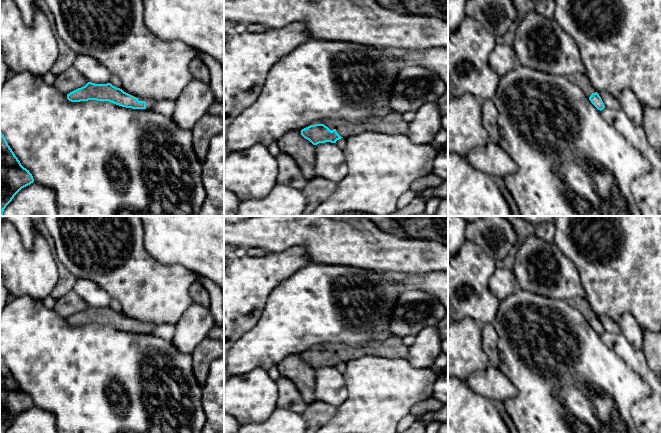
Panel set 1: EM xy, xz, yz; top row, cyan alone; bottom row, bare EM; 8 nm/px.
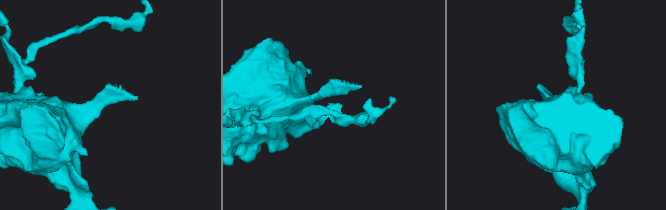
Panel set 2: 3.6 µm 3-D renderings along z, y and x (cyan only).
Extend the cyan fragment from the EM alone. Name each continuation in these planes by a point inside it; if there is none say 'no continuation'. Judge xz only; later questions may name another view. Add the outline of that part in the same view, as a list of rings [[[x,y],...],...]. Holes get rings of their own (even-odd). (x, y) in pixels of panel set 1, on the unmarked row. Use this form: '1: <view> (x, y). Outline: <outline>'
1: xz (393, 347). Outline: [[[394,334],[384,341],[370,341],[361,346],[348,346],[339,343],[325,345],[321,348],[327,350],[331,355],[335,353],[344,363],[367,355],[377,355],[392,359],[406,358],[409,353],[409,347],[403,343],[403,338]]]

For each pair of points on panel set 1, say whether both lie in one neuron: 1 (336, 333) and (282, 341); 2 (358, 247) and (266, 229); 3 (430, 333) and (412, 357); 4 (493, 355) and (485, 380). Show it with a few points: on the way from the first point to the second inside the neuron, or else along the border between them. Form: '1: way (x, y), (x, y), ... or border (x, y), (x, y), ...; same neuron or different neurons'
1: way (323, 333), (295, 333); same neuron
2: way (335, 235), (329, 229), (289, 229); same neuron
3: way (428, 339), (418, 351); same neuron
4: border (489, 364), (497, 368); different neurons

